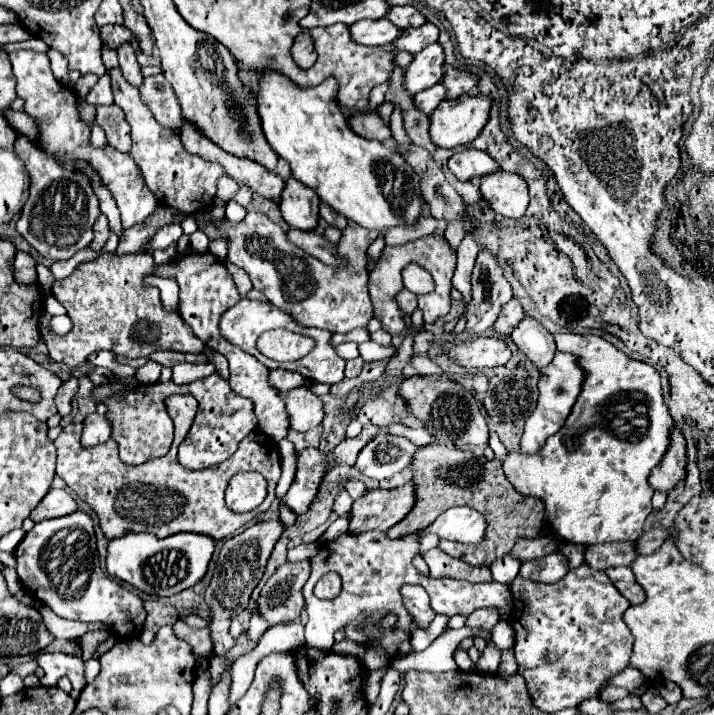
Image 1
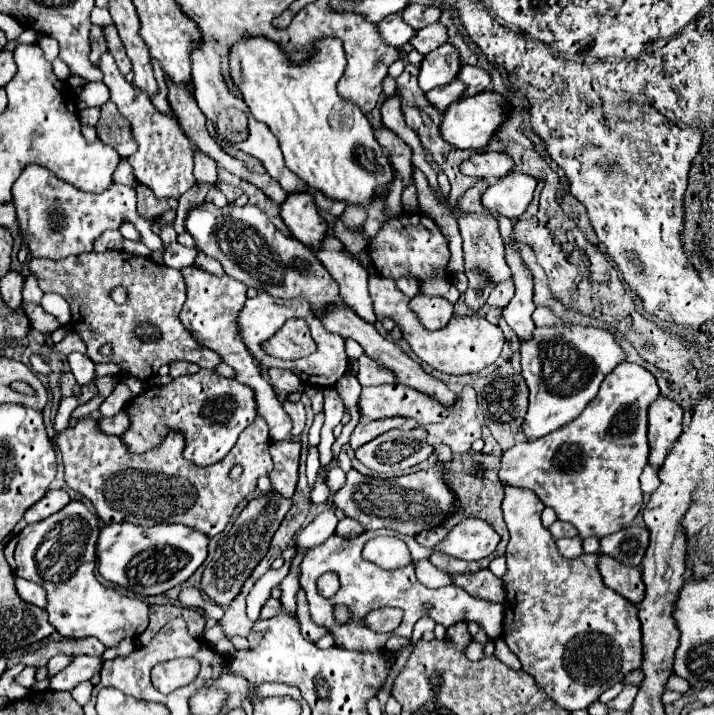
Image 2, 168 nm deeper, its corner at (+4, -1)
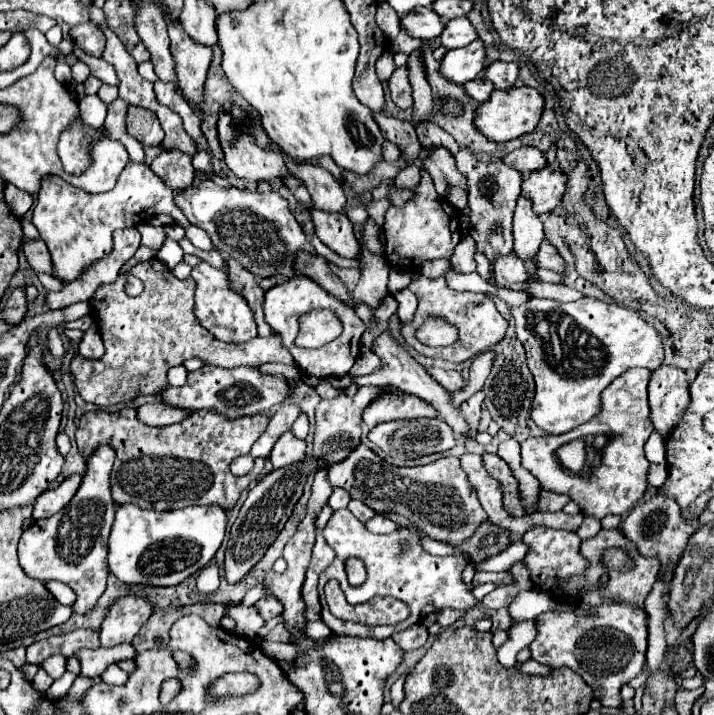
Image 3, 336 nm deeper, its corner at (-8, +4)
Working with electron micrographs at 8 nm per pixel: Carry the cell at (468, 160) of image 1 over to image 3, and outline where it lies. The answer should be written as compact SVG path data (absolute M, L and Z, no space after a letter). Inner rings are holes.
M522 147L522 149L516 149L516 151L508 153L508 155L504 155L502 161L504 161L506 165L514 167L516 171L520 171L522 175L546 167L544 155L542 155L540 151L536 151L534 147Z

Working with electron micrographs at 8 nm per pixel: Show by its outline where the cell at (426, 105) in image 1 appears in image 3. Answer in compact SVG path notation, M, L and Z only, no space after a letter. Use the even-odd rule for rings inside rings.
M472 79L472 81L464 83L462 87L464 87L466 95L472 97L474 101L478 101L478 103L484 103L484 101L490 97L492 89L494 89L492 83L488 83L486 79Z

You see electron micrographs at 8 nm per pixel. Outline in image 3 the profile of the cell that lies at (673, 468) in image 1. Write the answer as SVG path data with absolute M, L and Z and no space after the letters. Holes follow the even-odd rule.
M662 365L652 373L648 383L648 397L652 409L654 429L666 439L672 433L676 423L680 423L682 415L690 405L688 391L688 375L676 367Z

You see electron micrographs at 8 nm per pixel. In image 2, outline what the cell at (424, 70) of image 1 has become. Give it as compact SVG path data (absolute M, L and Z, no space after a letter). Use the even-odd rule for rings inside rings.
M444 44L424 56L418 84L424 92L428 92L436 86L452 82L458 72L460 72L460 54L452 44Z

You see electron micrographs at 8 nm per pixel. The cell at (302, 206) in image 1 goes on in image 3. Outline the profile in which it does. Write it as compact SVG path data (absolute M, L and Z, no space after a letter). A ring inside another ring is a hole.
M310 209L316 237L330 247L340 257L358 257L358 241L352 231L352 223L344 213L328 213L320 209Z

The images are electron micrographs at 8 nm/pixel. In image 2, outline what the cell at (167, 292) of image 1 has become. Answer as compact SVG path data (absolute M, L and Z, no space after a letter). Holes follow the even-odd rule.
M172 242L166 246L166 254L164 254L164 262L172 268L184 268L184 266L190 266L194 264L194 258L196 258L198 250L196 248L186 248L178 242Z

